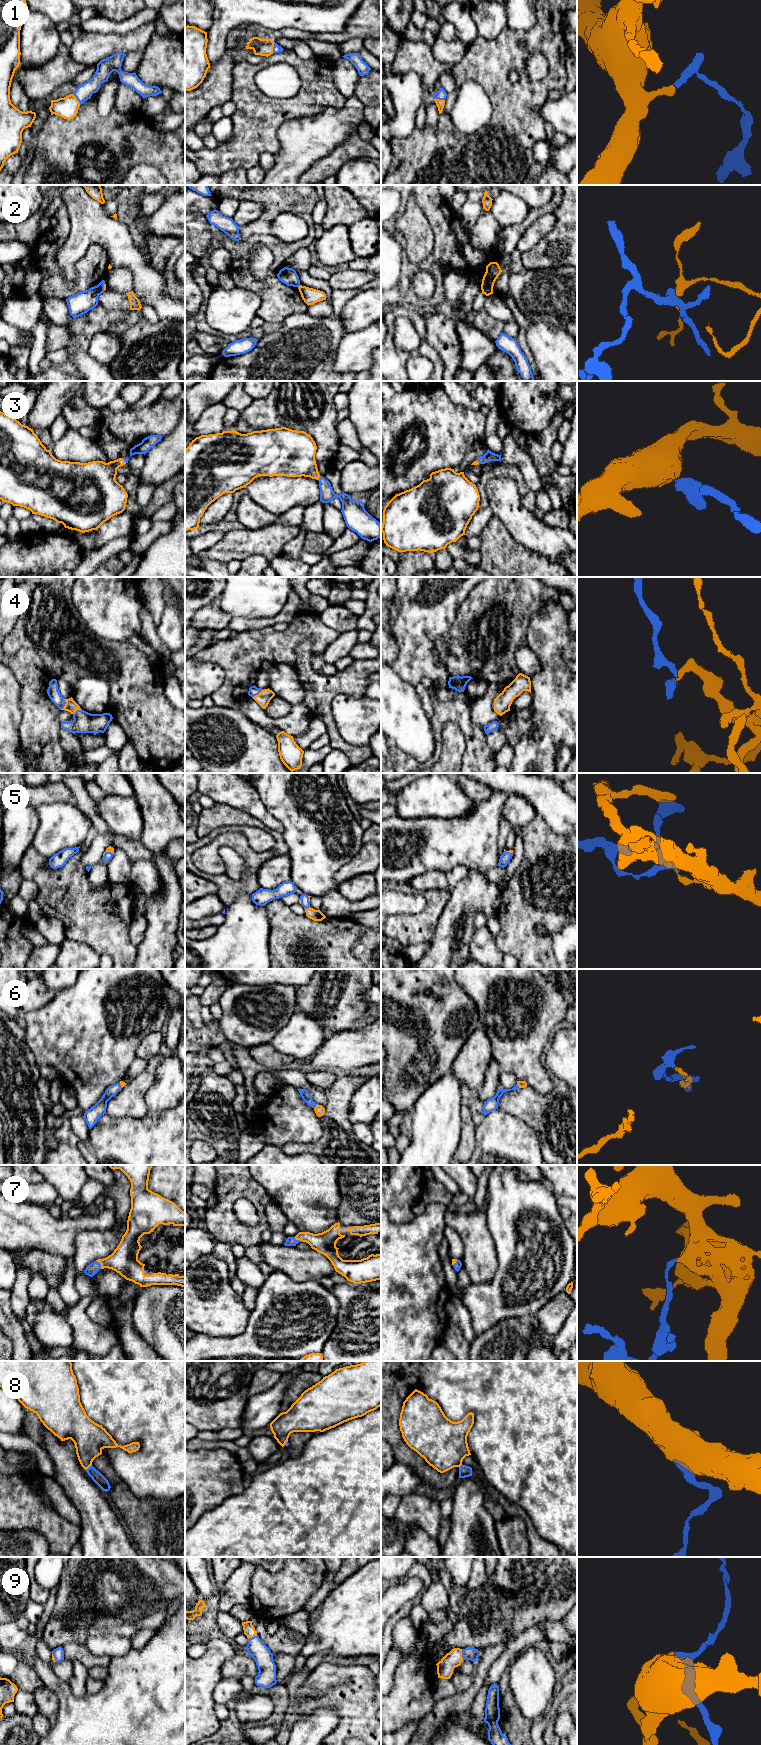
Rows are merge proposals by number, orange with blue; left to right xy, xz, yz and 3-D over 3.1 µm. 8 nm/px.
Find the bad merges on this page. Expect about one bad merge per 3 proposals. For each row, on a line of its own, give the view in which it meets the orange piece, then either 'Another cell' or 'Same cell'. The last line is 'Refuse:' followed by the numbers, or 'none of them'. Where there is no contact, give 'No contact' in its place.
1: Touches orange in xy. Same cell
2: Touches orange in xz. Another cell
3: Touches orange in xy. Same cell
4: Touches orange in xz. Same cell
5: Touches orange in xz. Same cell
6: Touches orange in xz. Same cell
7: Touches orange in xy. Same cell
8: Touches orange in xy. Same cell
9: Touches orange in yz. Same cell
Refuse: 2

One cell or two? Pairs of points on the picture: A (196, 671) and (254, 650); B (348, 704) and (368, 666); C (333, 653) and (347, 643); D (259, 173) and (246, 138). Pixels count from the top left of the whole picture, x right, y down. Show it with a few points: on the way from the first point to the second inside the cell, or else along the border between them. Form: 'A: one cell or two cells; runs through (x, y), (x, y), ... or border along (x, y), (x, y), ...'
A: two cells; border along (195, 660), (218, 664), (225, 674), (223, 684)
B: two cells; border along (364, 695), (338, 694), (331, 707)
C: one cell; runs through (336, 650), (344, 643)
D: two cells; border along (258, 164), (247, 170)

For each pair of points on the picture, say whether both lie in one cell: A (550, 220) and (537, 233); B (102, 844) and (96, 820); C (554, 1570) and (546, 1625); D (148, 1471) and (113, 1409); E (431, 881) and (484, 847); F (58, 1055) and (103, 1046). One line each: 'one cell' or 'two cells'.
A: one cell
B: two cells
C: two cells
D: one cell
E: two cells
F: one cell

